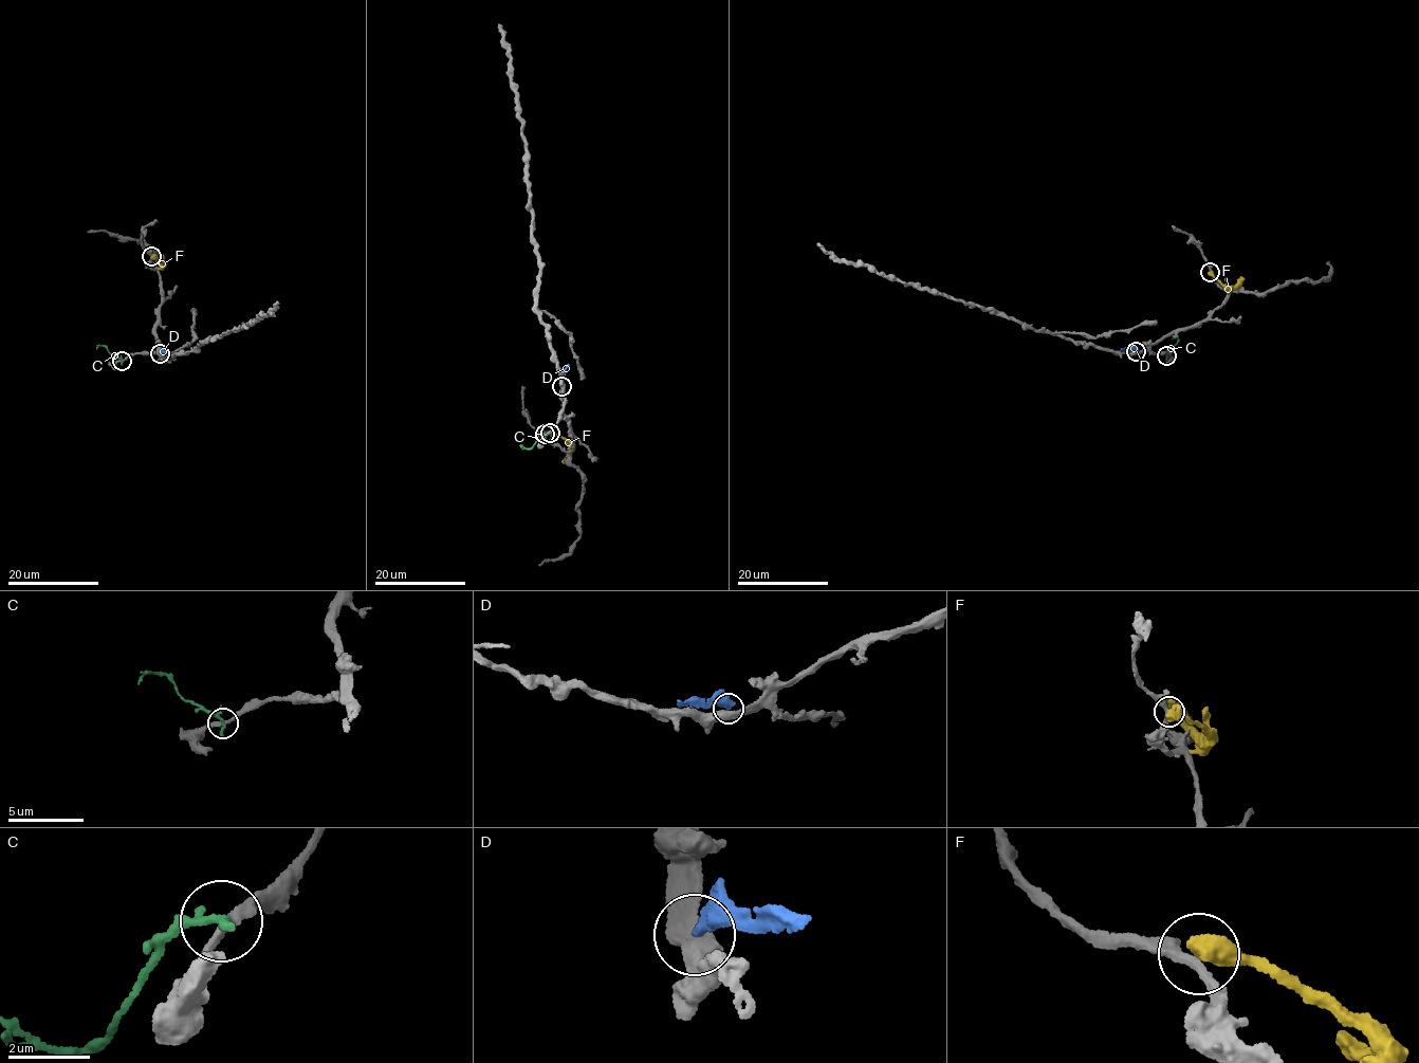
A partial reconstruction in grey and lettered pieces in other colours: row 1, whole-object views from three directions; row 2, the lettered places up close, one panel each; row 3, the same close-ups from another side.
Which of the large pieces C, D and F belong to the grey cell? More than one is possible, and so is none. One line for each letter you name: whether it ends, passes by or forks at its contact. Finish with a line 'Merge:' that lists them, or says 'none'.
Merge: none

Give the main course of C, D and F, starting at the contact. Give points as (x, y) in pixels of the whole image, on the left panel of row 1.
C: (122, 360), (96, 345)
D: (160, 353), (177, 351)
F: (152, 256), (164, 263), (150, 253)

